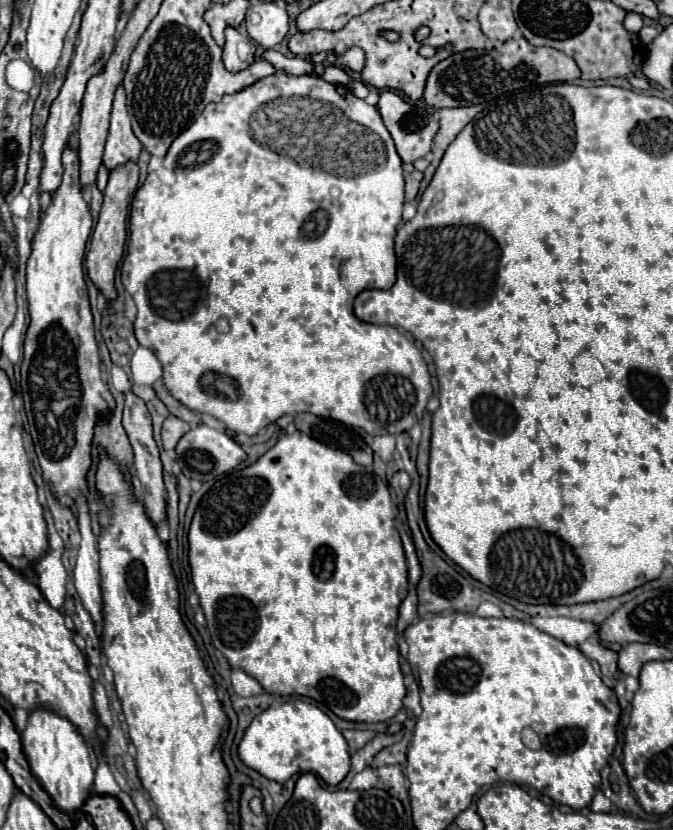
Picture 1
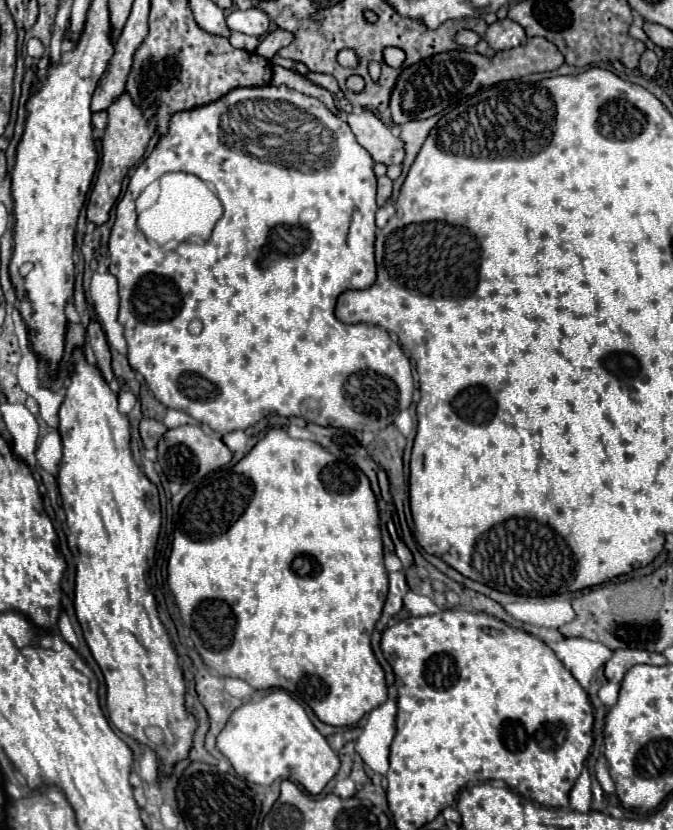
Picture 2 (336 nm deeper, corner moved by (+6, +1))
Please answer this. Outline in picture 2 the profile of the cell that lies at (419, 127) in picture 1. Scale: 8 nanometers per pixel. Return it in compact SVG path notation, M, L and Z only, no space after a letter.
M353 111L347 115L347 125L351 127L355 139L371 153L373 161L383 165L395 165L403 161L405 149L403 141L391 133L391 129L379 121L371 111Z

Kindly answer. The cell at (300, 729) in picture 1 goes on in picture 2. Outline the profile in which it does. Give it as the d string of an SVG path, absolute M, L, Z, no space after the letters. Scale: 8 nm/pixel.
M275 689L259 701L249 701L235 709L217 735L217 749L249 783L271 785L275 779L291 779L311 795L319 795L339 771L337 753L313 727L305 709L283 689Z

